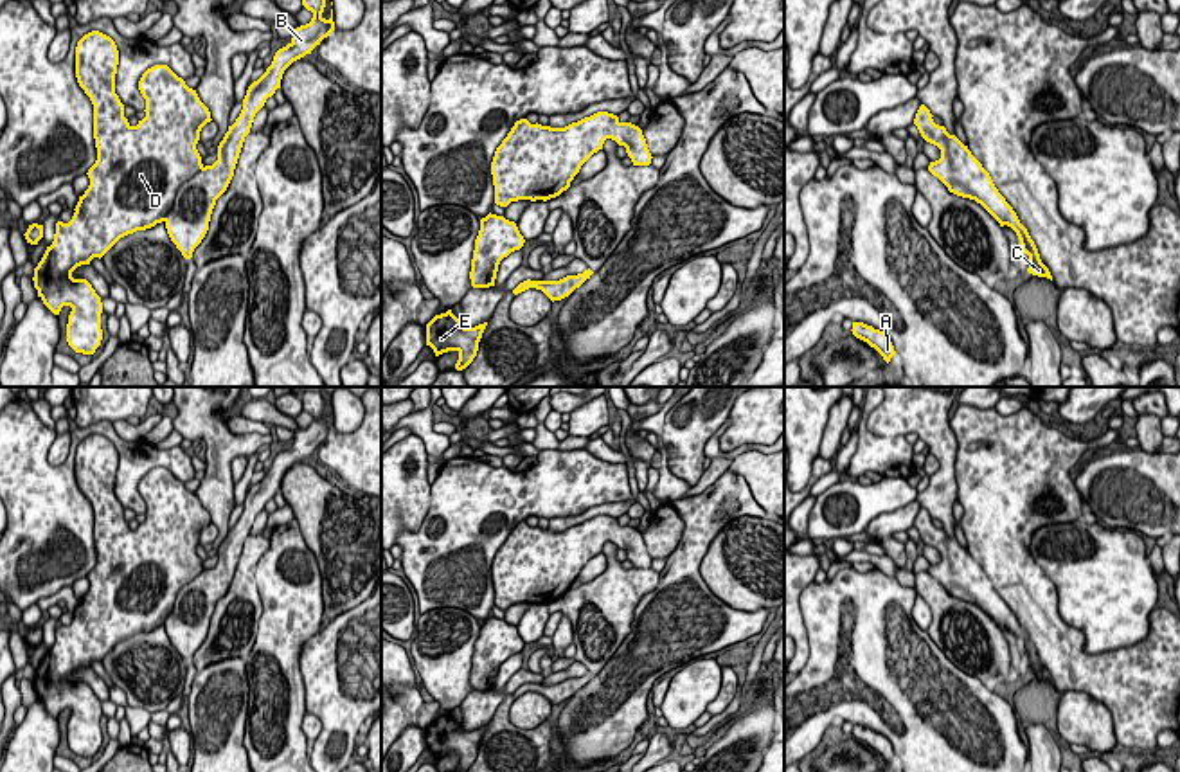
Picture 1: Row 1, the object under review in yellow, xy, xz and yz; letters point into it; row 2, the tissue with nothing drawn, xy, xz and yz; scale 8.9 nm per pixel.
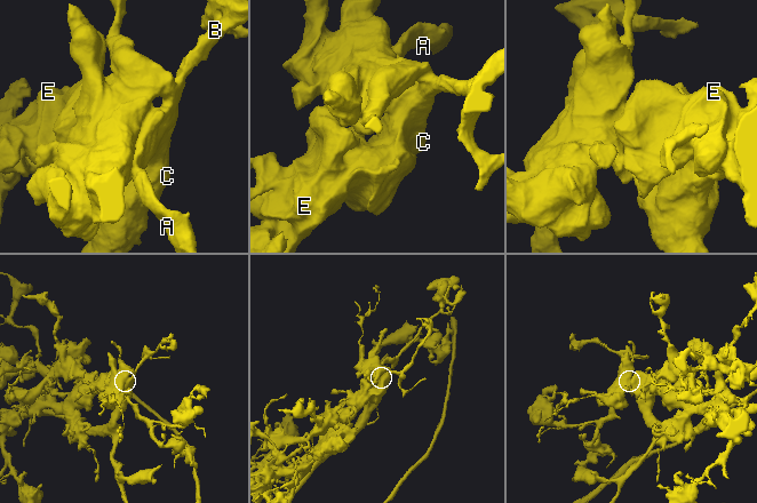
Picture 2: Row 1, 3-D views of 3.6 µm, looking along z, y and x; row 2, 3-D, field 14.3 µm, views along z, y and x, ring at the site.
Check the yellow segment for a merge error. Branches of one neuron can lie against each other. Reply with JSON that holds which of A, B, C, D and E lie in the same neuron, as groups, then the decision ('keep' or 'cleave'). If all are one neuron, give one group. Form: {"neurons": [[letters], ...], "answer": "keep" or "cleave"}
{"neurons": [["A", "B", "C", "D", "E"]], "answer": "keep"}

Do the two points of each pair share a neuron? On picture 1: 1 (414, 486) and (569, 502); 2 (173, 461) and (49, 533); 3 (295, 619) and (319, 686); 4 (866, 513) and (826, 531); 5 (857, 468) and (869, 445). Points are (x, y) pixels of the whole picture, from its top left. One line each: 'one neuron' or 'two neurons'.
1: two neurons
2: one neuron
3: two neurons
4: one neuron
5: one neuron

